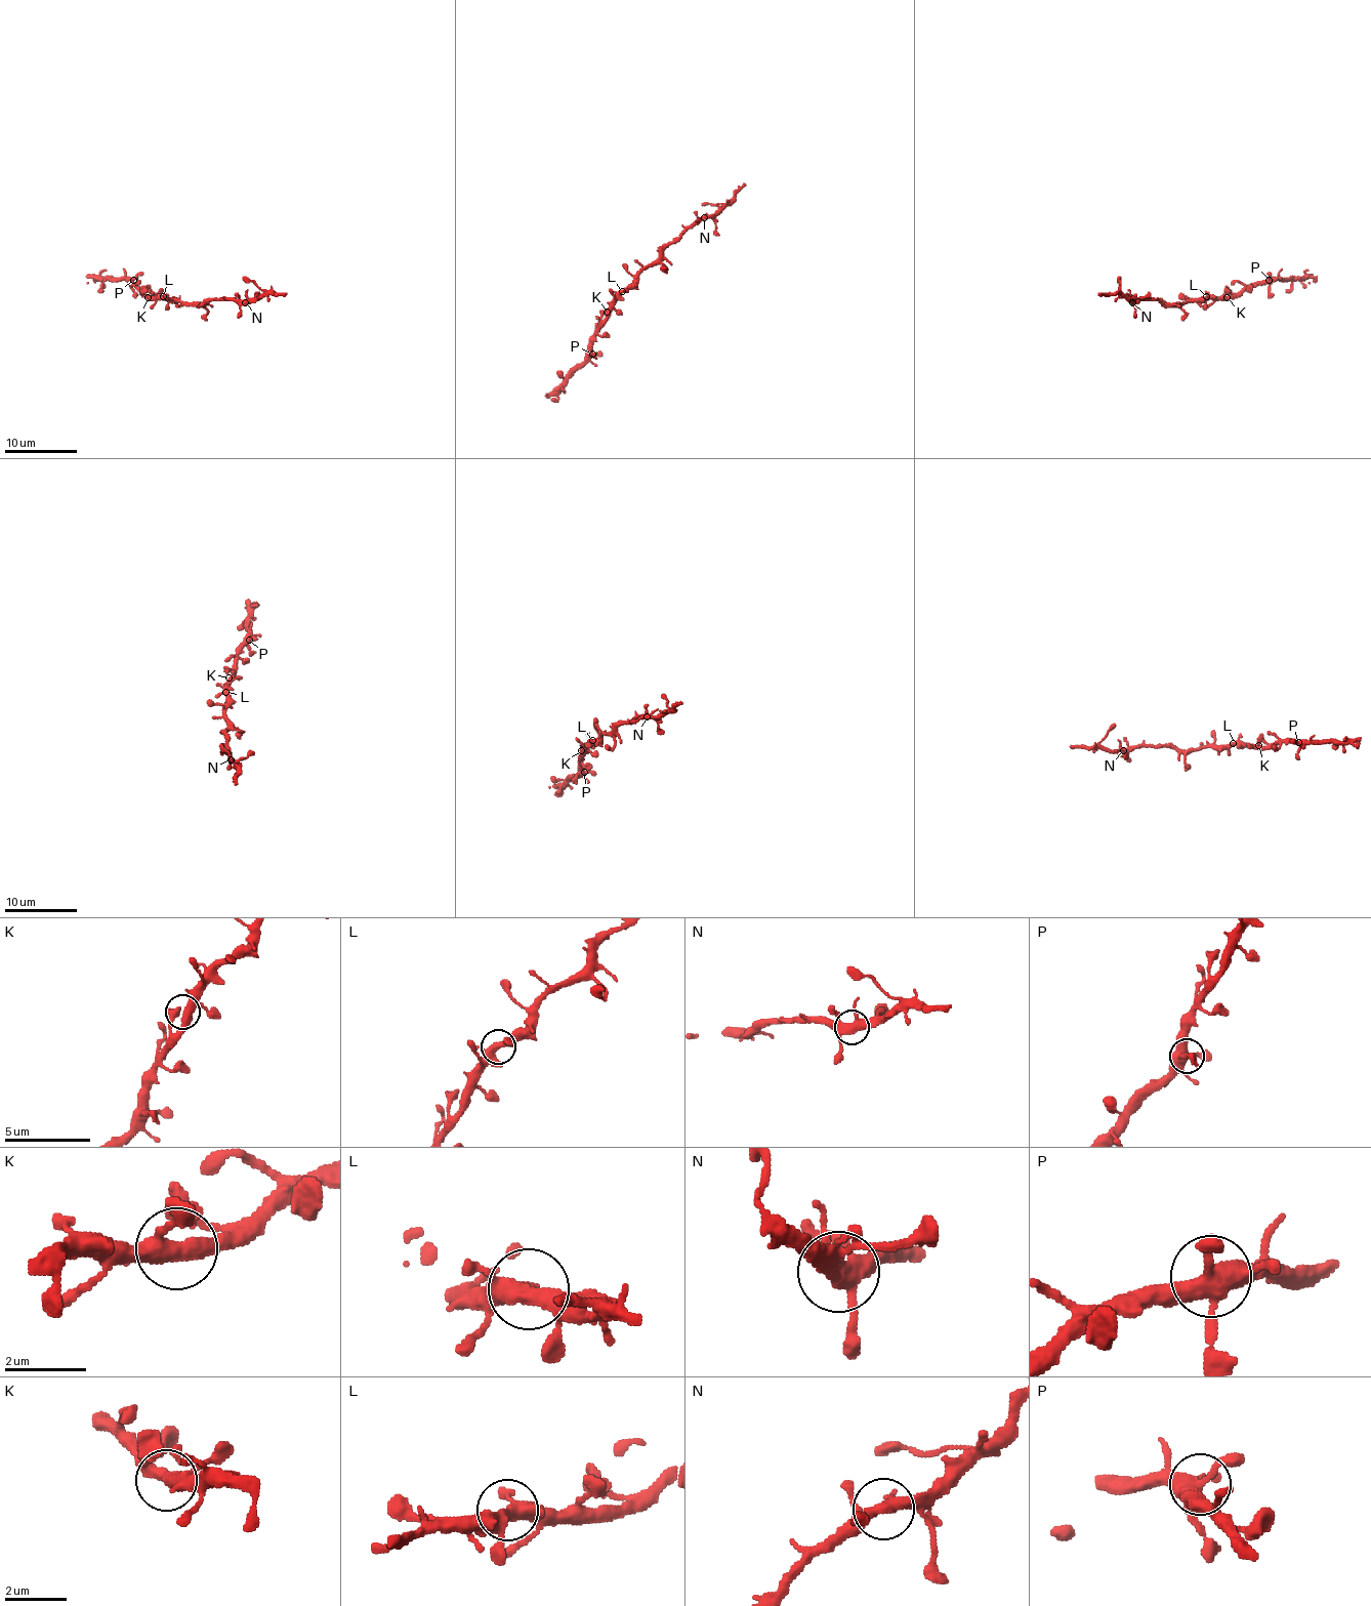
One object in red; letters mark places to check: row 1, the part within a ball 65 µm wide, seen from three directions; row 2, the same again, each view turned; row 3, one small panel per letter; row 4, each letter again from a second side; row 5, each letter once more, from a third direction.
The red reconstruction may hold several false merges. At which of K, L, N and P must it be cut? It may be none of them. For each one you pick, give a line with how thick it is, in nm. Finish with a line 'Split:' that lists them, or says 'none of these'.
Split: none of these

